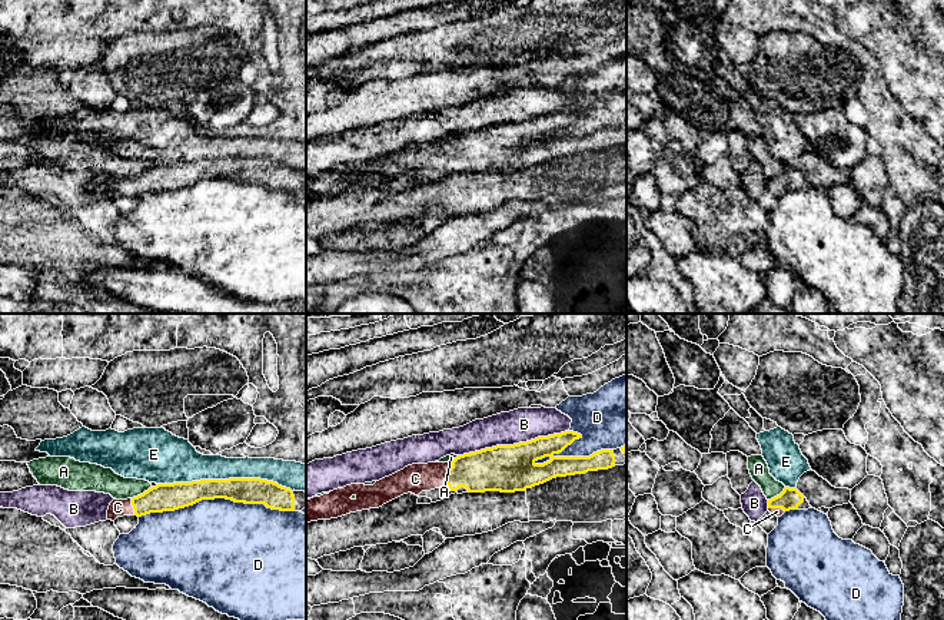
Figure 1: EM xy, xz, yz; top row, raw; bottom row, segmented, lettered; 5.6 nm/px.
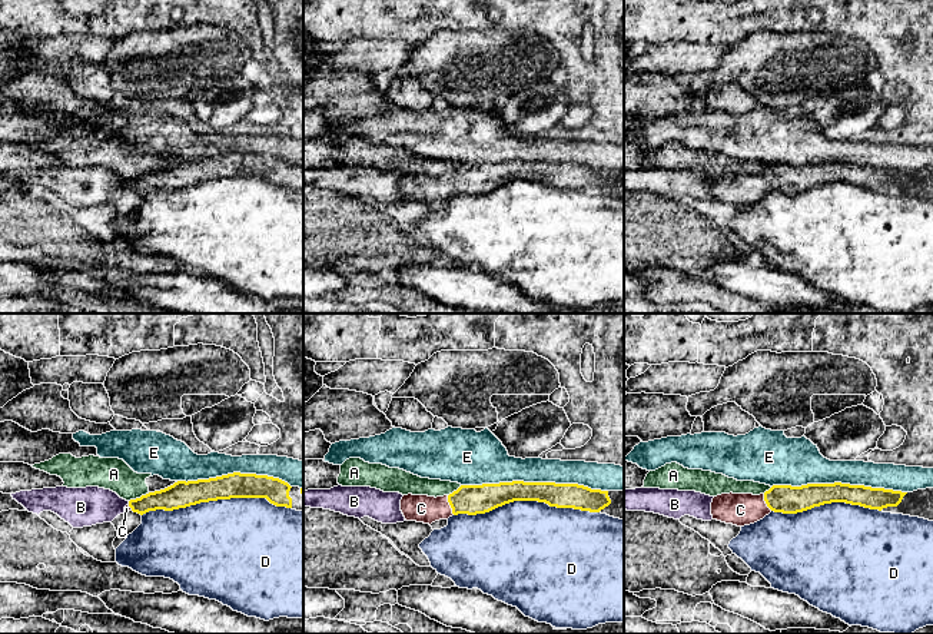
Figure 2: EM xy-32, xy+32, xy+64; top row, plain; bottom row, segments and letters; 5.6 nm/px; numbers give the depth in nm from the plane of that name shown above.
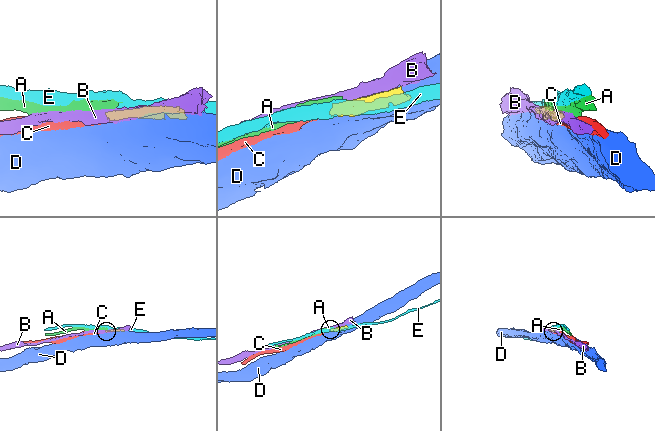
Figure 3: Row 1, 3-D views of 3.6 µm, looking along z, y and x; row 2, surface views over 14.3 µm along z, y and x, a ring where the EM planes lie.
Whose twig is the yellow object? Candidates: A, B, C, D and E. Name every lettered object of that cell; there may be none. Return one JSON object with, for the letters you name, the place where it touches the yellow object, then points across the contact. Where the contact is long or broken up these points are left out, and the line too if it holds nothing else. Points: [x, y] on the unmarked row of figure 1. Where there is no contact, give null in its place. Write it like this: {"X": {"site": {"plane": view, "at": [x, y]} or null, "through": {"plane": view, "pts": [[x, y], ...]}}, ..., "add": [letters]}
{"C": {"site": {"plane": "xz", "at": [446, 152]}, "through": {"plane": "xz", "pts": [[488, 149], [446, 152], [415, 158]]}}, "add": ["C"]}

